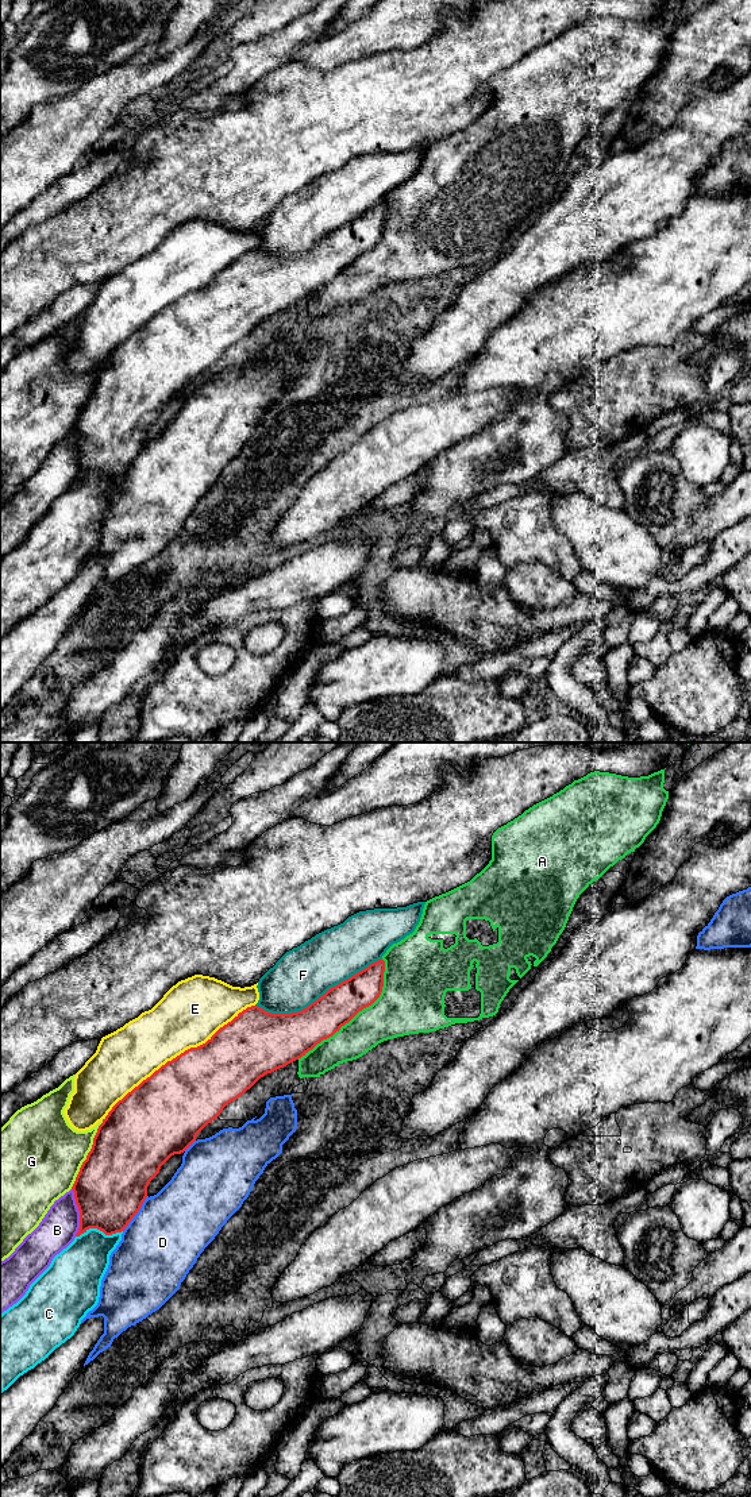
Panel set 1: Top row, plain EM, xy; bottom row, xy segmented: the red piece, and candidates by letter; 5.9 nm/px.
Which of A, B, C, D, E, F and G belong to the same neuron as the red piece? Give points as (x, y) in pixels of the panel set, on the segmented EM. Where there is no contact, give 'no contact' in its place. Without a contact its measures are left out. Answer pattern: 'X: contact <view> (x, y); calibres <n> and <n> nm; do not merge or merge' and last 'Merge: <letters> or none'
A: contact xy (357, 1013); calibres 220 and 300 nm; do not merge
B: contact xy (80, 1212); calibres 420 and 220 nm; do not merge
C: contact xy (99, 1229); calibres 420 and 280 nm; do not merge
D: contact xy (137, 1212); calibres 420 and 460 nm; do not merge
E: contact xy (177, 1056); calibres 440 and 380 nm; do not merge
F: contact xy (319, 998); calibres 260 and 320 nm; do not merge
G: contact xy (88, 1153); calibres 440 and 440 nm; do not merge
Merge: none

